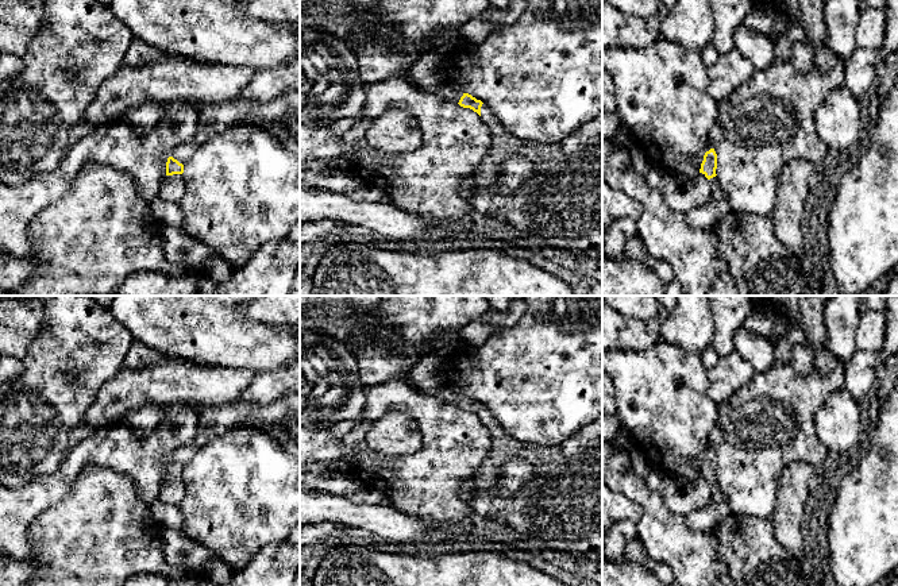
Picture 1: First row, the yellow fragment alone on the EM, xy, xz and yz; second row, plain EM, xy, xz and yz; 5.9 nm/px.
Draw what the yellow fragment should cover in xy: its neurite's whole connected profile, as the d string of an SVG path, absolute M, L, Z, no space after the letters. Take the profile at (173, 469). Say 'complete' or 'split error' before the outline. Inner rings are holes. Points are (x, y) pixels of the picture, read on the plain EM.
split error | M289 394L266 405L239 400L226 405L201 406L193 442L177 448L167 460L166 479L158 501L178 504L185 496L184 467L194 452L215 437L240 427L262 429L288 454L300 459L300 397Z

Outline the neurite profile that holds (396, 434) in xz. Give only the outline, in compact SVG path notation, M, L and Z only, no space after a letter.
M388 412L373 421L366 444L381 455L404 456L421 450L423 436L409 415Z

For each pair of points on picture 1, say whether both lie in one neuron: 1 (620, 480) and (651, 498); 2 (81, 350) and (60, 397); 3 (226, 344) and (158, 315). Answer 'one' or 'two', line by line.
1: one
2: one
3: one

